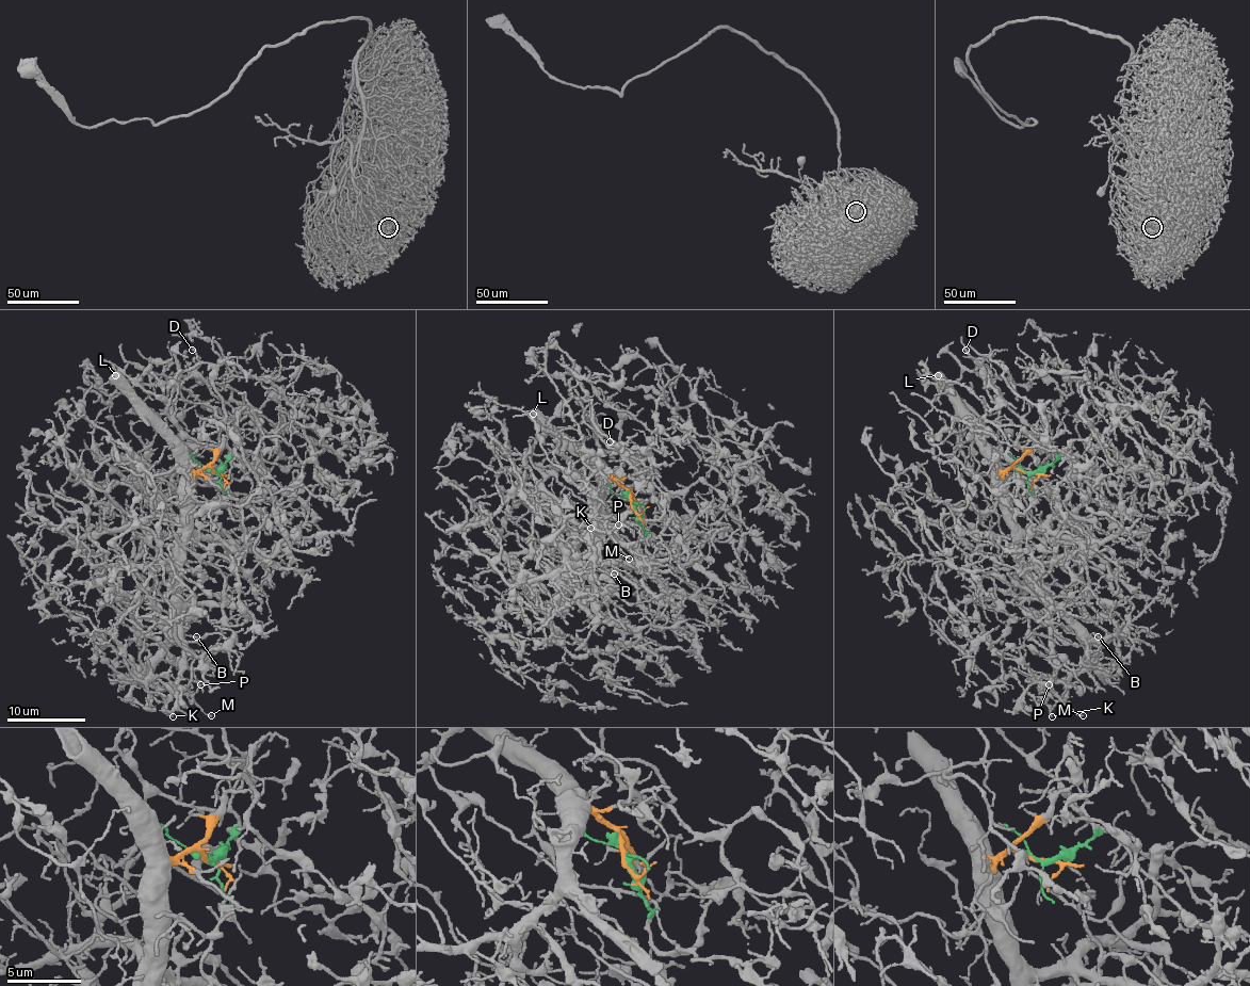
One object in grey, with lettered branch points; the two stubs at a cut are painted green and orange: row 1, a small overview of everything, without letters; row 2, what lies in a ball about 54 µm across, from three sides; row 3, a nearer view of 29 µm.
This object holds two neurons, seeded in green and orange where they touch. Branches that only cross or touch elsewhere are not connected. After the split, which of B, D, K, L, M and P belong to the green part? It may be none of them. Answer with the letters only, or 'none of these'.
D

